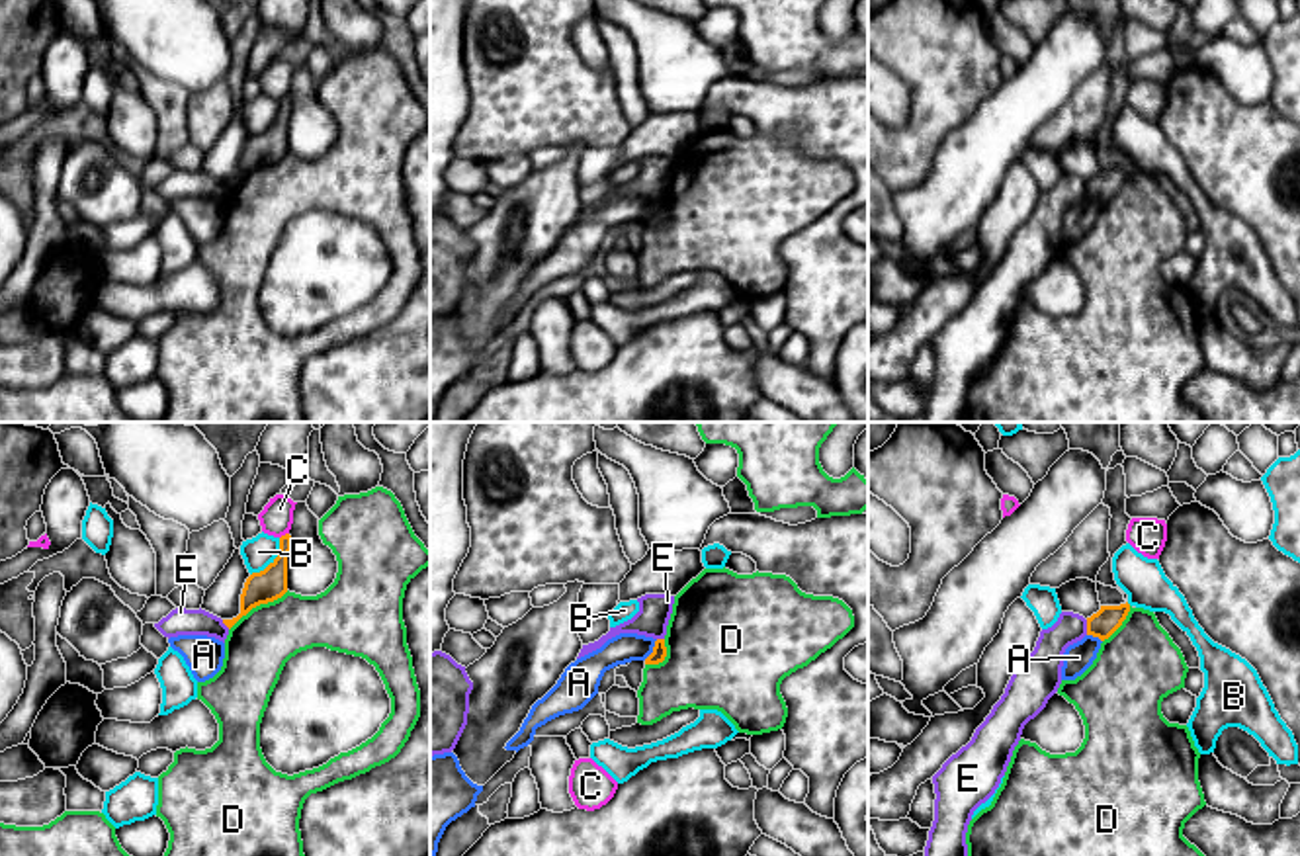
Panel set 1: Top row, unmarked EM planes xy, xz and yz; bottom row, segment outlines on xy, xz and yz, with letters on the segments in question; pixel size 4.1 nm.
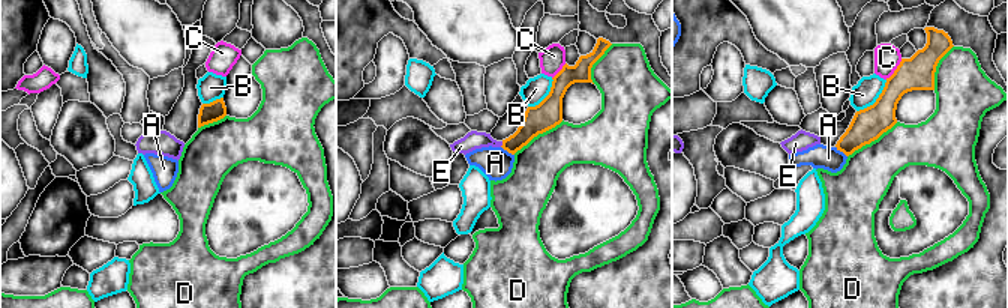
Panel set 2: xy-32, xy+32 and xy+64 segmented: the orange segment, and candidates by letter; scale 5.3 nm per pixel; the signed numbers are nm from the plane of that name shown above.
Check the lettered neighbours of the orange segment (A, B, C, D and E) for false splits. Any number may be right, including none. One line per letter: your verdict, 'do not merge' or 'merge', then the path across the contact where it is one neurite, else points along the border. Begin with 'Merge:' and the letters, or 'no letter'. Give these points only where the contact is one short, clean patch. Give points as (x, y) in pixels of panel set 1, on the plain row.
Merge: no letter
A: do not merge; border xz (657, 202), (644, 221)
B: do not merge; border xy (280, 100), (276, 118), (251, 137)
C: do not merge
D: do not merge
E: do not merge; border yz (1085, 182), (1087, 196)

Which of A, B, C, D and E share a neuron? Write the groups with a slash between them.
A / B / C / D / E

